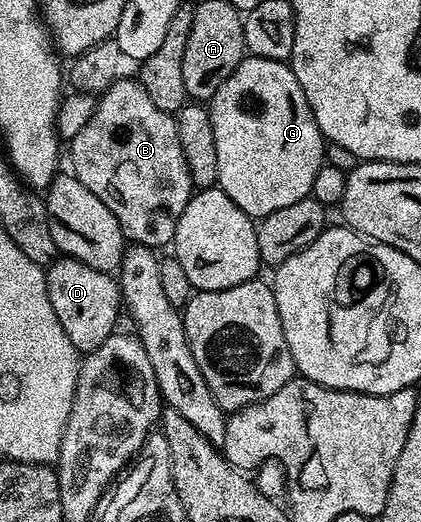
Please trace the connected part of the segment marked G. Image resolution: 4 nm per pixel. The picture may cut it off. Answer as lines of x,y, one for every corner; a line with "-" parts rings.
253,57
243,59
240,65
236,65
232,77
228,77
228,81
224,81
220,89
216,89
216,93
208,101
208,110
212,117
212,133
216,136
217,186
221,187
224,193
228,193
228,197
232,197
232,201
236,201
236,205
240,205
240,209
244,209
246,215
257,221
268,213
276,213
276,209
284,209
287,205
292,205
310,195
312,181
316,181
316,173
324,165
324,140
322,131
316,125
316,117
304,97
304,89
300,89
300,81
296,81
296,77
290,72
289,66
284,65
283,60

